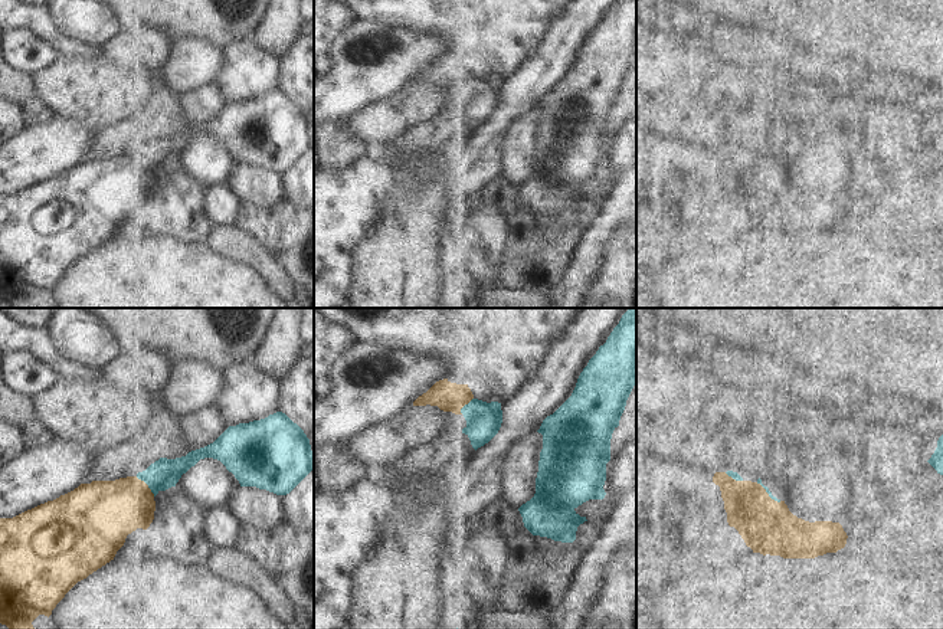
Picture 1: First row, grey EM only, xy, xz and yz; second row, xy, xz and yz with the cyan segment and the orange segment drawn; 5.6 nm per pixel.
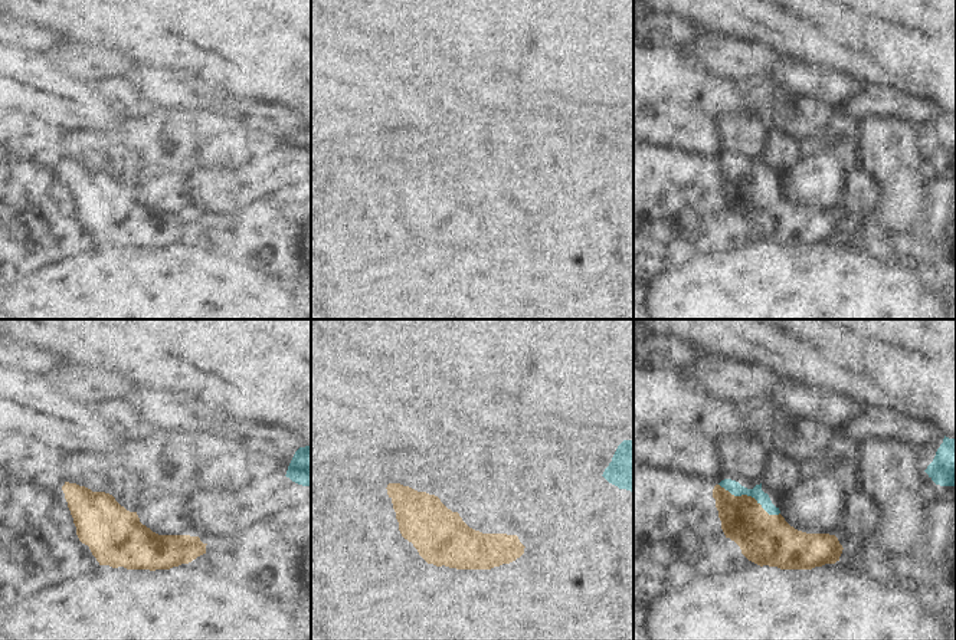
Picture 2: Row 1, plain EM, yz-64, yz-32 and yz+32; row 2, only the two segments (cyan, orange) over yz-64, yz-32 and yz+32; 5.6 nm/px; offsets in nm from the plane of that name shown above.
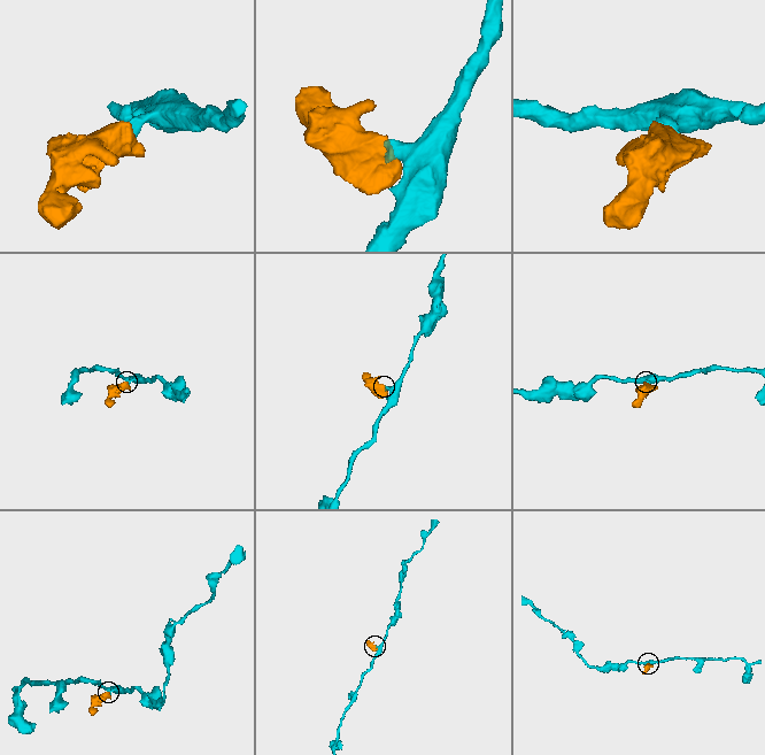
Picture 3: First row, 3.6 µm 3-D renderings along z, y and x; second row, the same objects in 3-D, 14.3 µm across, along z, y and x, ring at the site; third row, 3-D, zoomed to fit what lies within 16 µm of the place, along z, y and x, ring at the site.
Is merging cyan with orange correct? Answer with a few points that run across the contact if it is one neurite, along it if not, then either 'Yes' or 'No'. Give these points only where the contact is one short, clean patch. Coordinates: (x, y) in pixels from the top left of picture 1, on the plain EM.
Line: xy (163, 151), (147, 161), (127, 182), (111, 187). Yes

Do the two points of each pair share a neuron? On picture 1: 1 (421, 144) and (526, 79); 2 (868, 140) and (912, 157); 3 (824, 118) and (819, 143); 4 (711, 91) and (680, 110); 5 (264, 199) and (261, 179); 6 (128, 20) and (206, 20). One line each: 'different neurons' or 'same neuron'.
1: different neurons
2: same neuron
3: different neurons
4: different neurons
5: same neuron
6: same neuron

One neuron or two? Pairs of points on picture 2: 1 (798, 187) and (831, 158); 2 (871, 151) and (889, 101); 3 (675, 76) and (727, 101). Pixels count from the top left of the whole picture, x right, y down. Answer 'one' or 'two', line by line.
1: one
2: two
3: one

